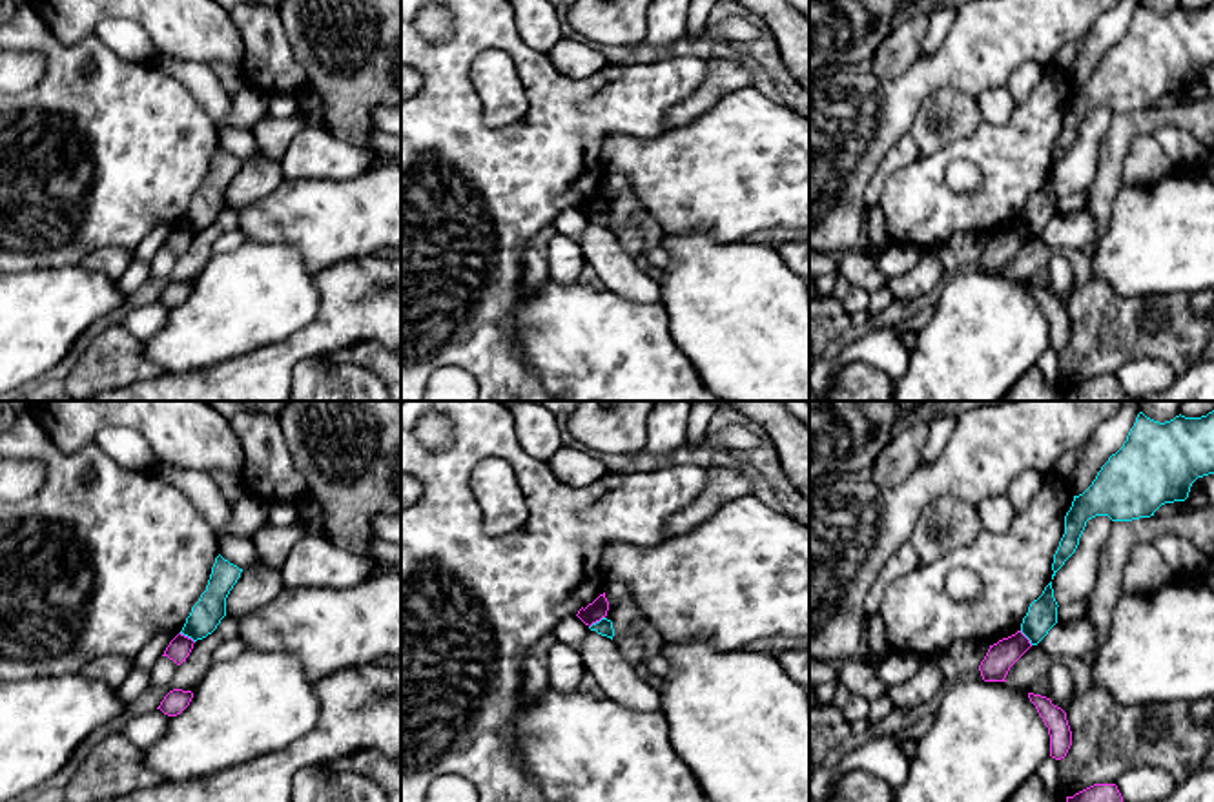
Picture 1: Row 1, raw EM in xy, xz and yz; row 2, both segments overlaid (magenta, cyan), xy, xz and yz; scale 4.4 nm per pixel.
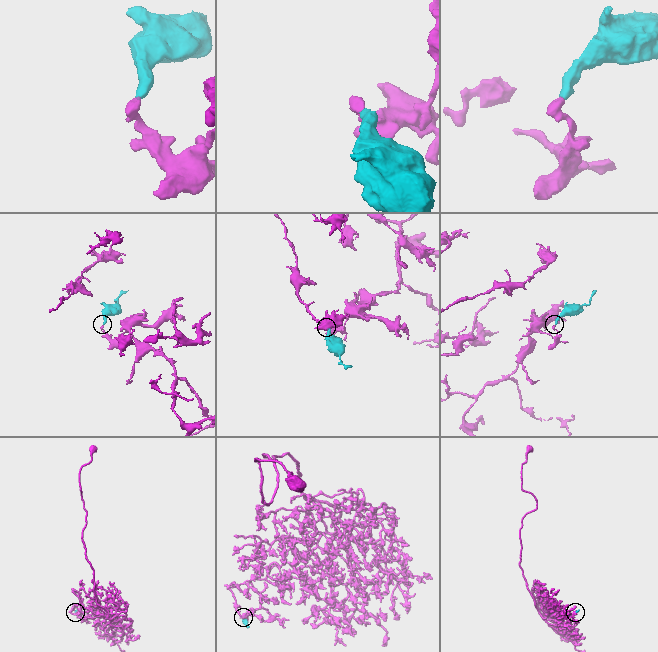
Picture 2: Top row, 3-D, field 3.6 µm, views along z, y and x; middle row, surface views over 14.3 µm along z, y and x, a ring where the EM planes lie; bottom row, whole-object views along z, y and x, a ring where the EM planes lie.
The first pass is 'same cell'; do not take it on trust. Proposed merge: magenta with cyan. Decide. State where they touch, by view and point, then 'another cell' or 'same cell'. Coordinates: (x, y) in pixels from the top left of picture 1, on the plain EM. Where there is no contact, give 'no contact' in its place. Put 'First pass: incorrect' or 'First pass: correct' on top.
First pass: incorrect
xz (596, 212) | another cell

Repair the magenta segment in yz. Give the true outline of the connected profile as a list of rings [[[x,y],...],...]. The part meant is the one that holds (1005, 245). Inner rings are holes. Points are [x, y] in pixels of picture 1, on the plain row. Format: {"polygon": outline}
{"polygon": [[[1017,222],[1015,226],[990,237],[979,257],[984,273],[1006,273],[1010,259],[1032,239],[1030,231]]]}

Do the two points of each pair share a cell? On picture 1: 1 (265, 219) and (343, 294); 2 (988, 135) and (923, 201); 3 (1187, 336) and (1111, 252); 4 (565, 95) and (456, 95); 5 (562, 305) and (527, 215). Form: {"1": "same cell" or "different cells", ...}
{"1": "different cells", "2": "same cell", "3": "different cells", "4": "same cell", "5": "different cells"}

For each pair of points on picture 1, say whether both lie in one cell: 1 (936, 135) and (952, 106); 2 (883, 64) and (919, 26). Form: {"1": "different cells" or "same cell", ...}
{"1": "same cell", "2": "same cell"}

